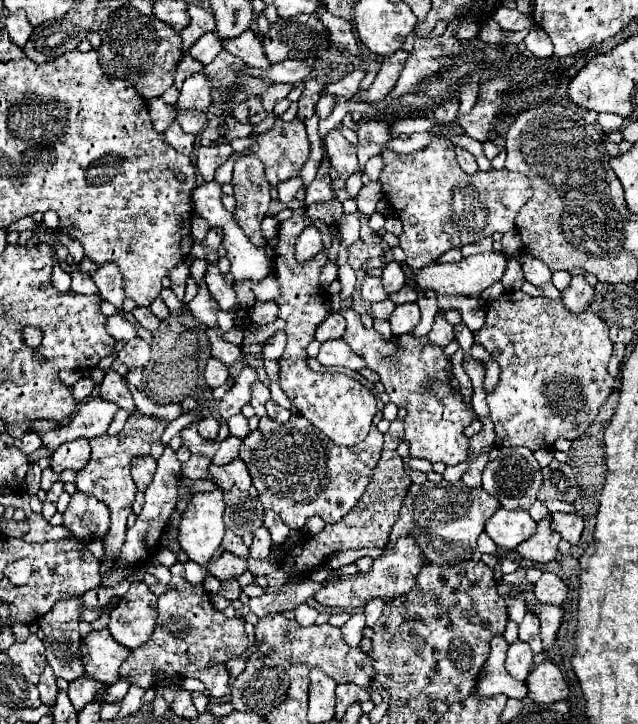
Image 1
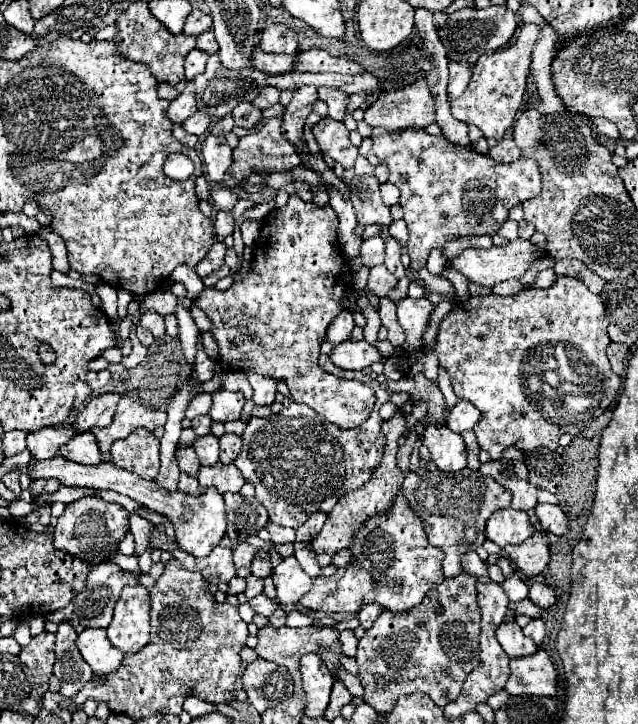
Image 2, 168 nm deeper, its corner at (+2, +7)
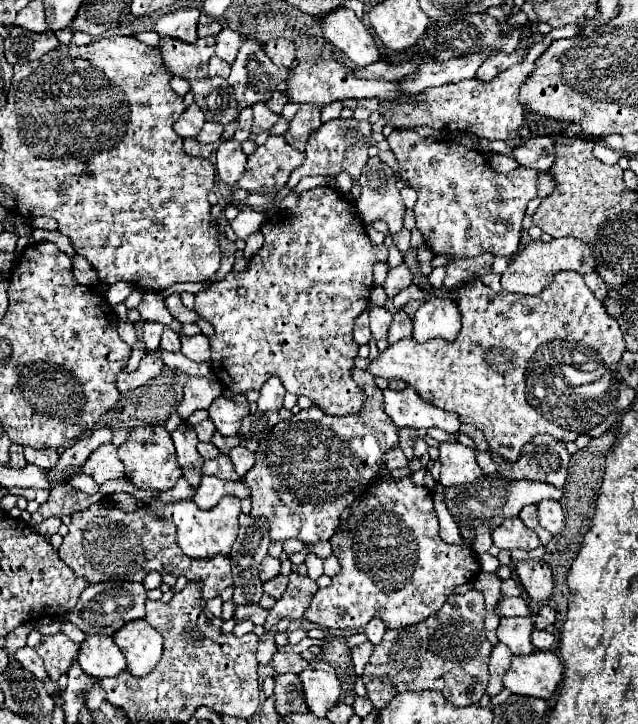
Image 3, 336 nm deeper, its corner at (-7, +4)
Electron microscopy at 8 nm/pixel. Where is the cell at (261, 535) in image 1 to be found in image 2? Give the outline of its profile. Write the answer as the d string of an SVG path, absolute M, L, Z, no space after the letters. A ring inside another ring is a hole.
M259 551L257 557L255 557L255 561L251 563L251 573L253 573L255 577L259 577L259 579L269 577L269 575L273 573L273 567L271 567L271 561L269 561L269 555L265 555L263 551Z

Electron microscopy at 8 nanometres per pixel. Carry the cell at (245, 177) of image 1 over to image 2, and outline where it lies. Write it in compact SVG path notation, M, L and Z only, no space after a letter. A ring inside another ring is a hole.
M243 221L241 223L241 233L243 233L243 243L247 247L255 245L257 237L259 237L259 231L261 231L261 221Z

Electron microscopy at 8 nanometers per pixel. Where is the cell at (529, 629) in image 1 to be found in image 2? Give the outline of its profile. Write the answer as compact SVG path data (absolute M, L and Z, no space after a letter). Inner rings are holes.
M533 619L527 627L523 627L523 633L527 637L531 637L537 645L541 645L543 643L543 637L545 637L545 625L543 625L541 619Z

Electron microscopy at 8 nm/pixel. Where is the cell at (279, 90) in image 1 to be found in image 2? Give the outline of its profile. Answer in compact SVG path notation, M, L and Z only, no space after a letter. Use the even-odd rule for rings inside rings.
M265 87L265 89L261 89L261 93L255 97L253 105L263 111L263 109L267 109L267 107L271 107L271 105L275 105L275 103L279 101L279 93L281 93L281 91L275 89L275 87Z

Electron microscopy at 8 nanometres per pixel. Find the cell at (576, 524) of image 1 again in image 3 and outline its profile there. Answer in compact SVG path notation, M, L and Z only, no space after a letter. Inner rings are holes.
M544 500L538 504L538 518L540 526L544 526L550 534L556 534L564 528L564 510L556 500Z

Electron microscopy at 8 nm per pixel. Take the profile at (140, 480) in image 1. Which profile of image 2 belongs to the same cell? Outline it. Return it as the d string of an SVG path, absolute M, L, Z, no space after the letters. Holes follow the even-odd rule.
M135 429L127 439L111 445L111 461L143 479L155 479L159 473L159 439L153 431Z

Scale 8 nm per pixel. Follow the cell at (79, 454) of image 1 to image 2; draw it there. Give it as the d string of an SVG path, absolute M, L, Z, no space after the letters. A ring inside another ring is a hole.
M91 433L75 435L67 445L63 445L59 449L59 455L69 461L83 463L83 465L99 465L103 461L95 435L91 435Z

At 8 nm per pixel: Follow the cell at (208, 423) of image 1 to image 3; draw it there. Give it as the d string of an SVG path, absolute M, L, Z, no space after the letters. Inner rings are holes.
M208 418L208 420L204 420L204 422L200 422L198 426L196 426L196 434L198 434L198 440L202 440L202 442L208 442L210 438L212 438L212 434L216 432L216 426L214 426L214 422Z

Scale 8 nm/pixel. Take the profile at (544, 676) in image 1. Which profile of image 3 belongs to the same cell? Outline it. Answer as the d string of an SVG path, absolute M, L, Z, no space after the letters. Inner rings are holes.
M536 650L528 656L514 656L512 666L504 676L504 688L520 696L552 698L562 682L562 662L556 654Z

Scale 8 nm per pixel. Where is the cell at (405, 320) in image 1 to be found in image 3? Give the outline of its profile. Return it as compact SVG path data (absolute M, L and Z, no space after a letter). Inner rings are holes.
M430 298L416 310L412 338L418 344L424 344L432 338L454 340L458 332L460 332L460 312L452 300Z

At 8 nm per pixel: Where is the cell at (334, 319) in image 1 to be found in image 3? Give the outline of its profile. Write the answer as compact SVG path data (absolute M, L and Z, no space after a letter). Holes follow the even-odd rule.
M362 312L358 318L356 318L356 324L354 324L354 330L352 330L352 336L358 344L368 344L370 340L370 328L368 328L368 312Z

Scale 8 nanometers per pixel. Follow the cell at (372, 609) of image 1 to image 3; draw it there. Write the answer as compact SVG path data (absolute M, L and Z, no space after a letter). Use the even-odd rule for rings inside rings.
M372 618L372 620L364 626L364 632L368 634L368 640L370 640L372 644L380 644L384 630L386 630L386 626L384 626L384 622L382 622L380 618Z

